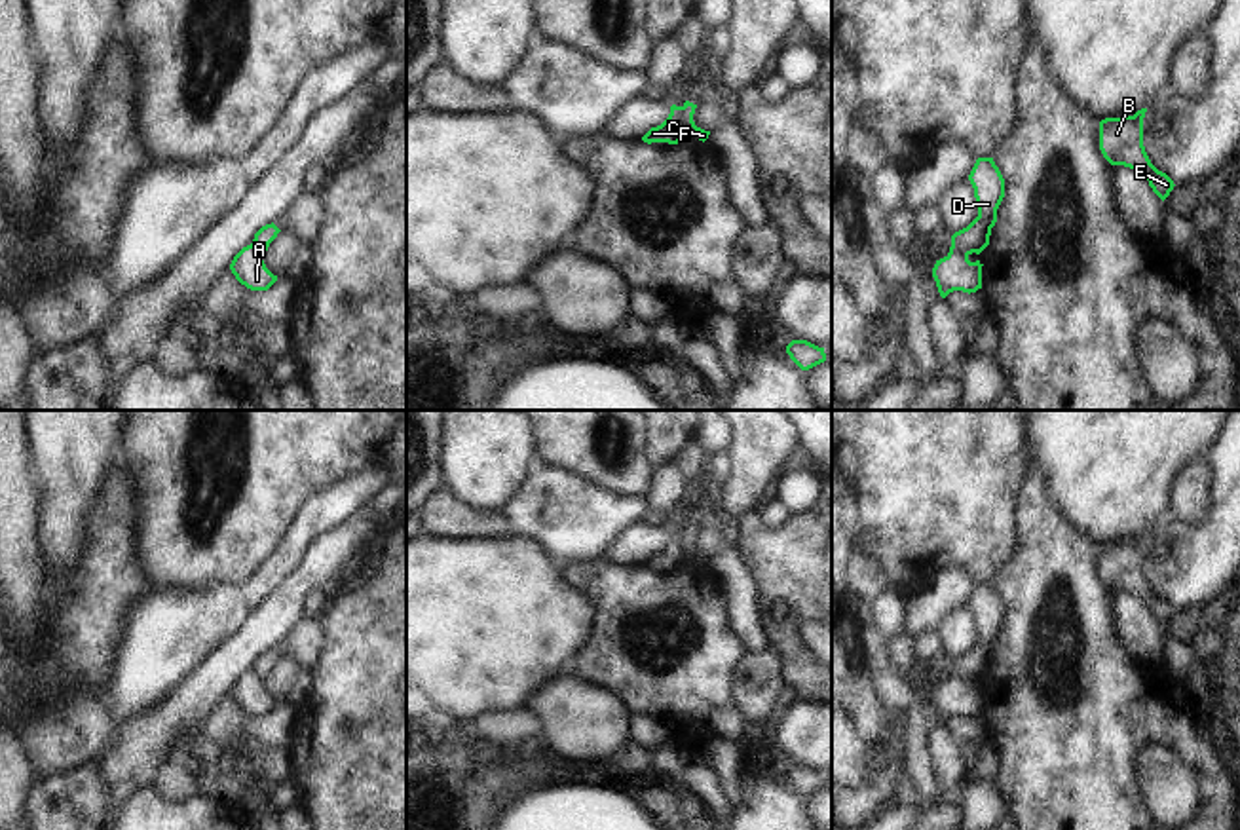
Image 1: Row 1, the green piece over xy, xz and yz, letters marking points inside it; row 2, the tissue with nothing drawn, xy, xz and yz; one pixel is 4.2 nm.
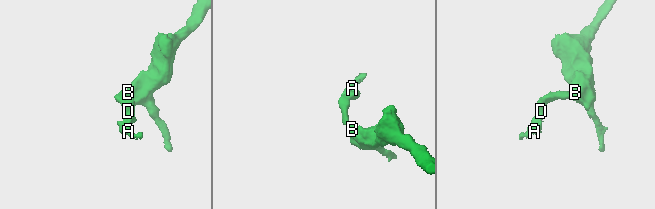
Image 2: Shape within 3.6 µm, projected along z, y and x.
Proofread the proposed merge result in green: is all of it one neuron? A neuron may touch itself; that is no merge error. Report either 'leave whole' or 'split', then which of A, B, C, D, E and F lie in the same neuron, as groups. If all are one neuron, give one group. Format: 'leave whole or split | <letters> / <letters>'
split | A F / B C D E

